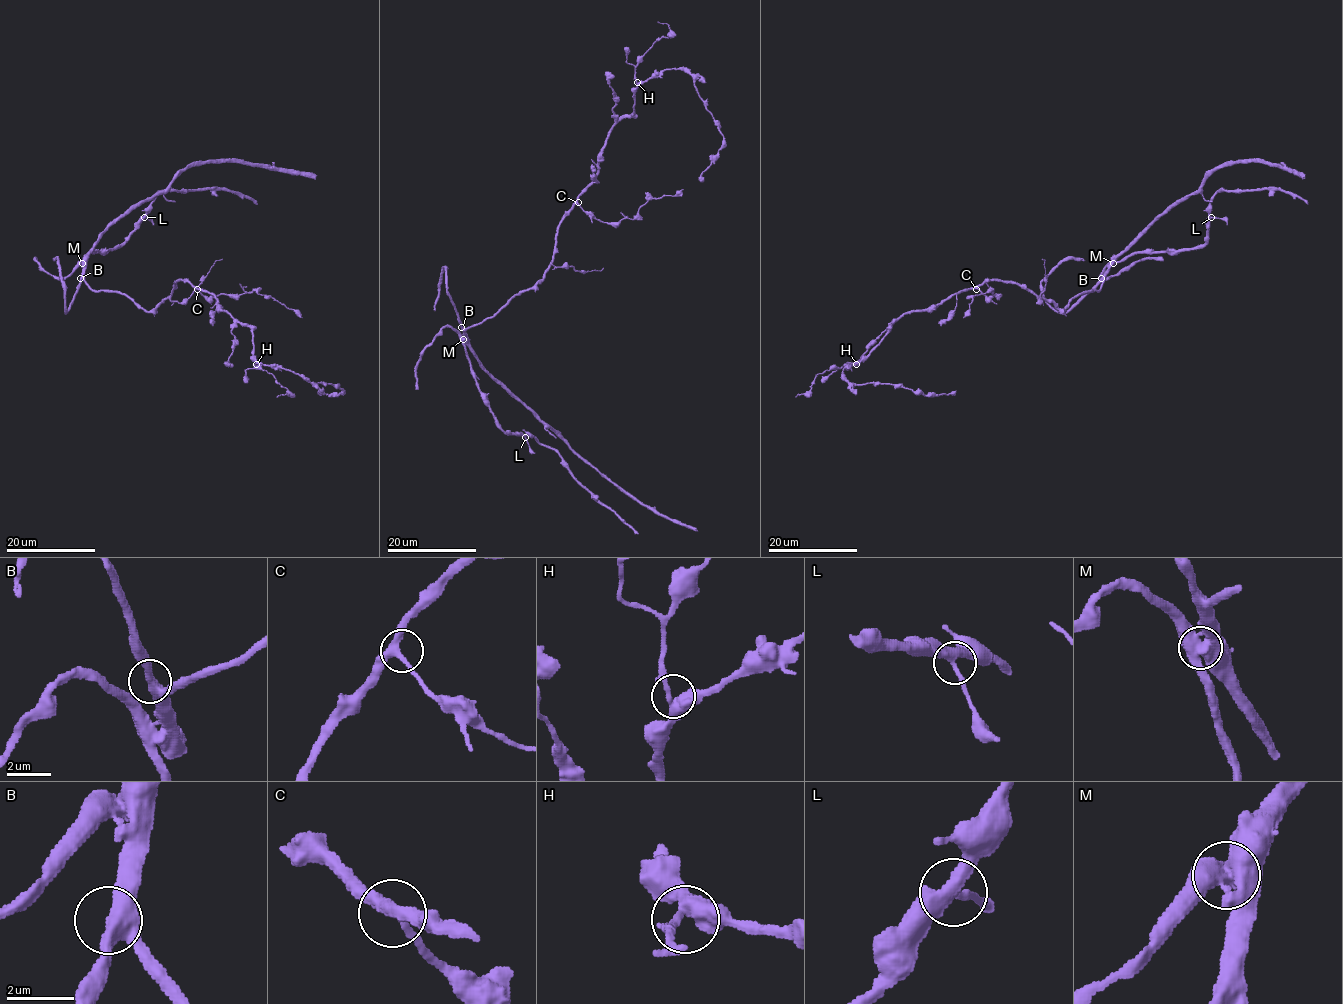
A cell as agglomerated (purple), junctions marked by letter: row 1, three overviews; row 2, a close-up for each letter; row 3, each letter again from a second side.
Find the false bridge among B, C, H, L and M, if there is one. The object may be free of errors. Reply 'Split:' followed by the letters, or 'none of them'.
Split: M

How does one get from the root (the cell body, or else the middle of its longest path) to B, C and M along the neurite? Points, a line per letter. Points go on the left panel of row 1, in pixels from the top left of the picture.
B: (158, 304), (149, 311), (143, 310), (124, 294), (93, 290), (80, 278)
C: (158, 304), (171, 293), (178, 280), (187, 280), (197, 289)
M: (158, 304), (146, 311), (124, 294), (93, 290), (85, 280), (82, 263)

